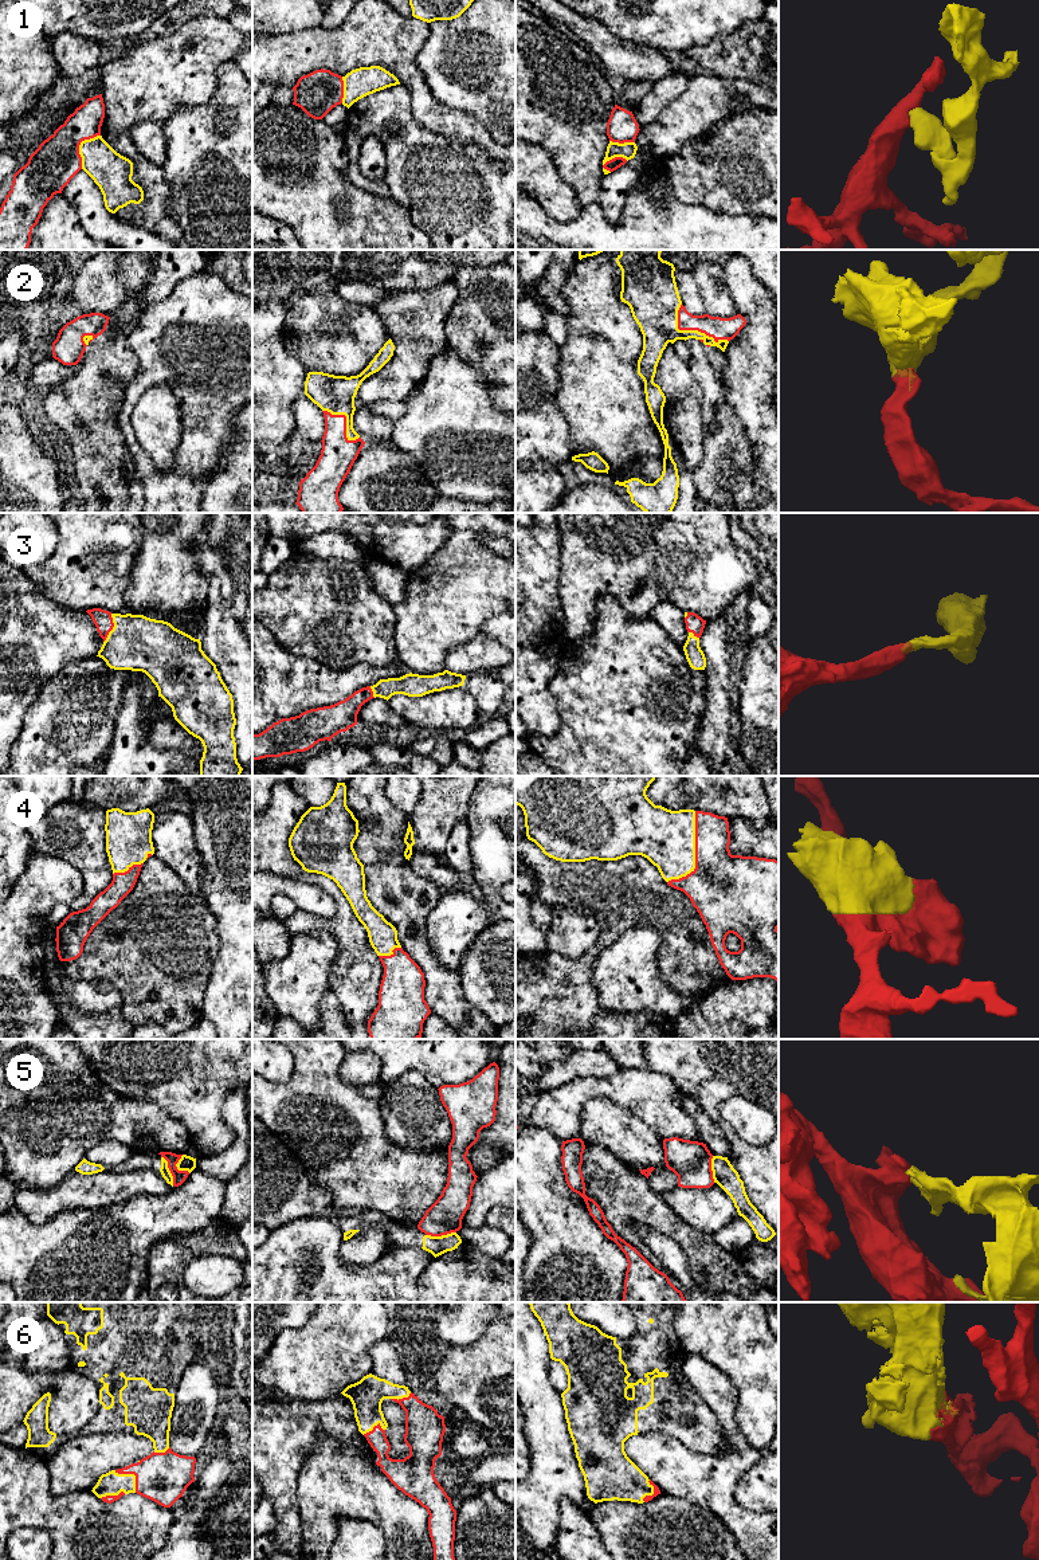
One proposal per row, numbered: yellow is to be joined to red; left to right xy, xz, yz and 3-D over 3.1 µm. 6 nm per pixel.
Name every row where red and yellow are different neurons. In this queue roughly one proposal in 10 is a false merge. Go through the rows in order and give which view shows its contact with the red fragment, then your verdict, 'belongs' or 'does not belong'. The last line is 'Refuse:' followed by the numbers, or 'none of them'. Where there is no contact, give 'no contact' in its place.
1: xy | does not belong
2: yz | belongs
3: xy | belongs
4: yz | belongs
5: xz | does not belong
6: xy | belongs
Refuse: 1, 5

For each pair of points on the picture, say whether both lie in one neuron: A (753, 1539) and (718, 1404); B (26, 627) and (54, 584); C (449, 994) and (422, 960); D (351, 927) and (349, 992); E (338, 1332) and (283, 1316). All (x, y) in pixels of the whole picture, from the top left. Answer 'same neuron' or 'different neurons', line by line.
A: same neuron
B: different neurons
C: same neuron
D: same neuron
E: different neurons

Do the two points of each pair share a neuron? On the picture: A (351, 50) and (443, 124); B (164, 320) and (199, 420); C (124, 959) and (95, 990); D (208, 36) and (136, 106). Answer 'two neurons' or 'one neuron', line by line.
A: one neuron
B: one neuron
C: two neurons
D: one neuron

